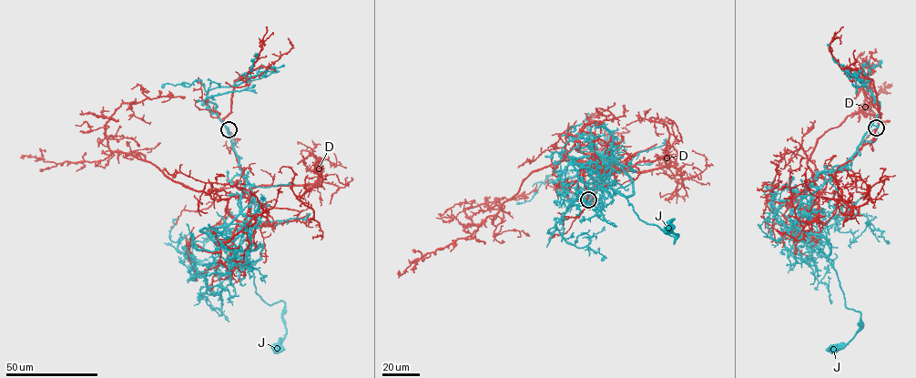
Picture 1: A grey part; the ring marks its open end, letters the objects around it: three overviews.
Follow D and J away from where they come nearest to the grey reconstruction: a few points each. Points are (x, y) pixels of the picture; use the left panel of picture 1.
D: (228, 129), (244, 187), (243, 196), (228, 199), (109, 148), (106, 123), (122, 103), (184, 98)
J: (228, 129), (251, 229), (230, 269), (251, 269), (257, 294), (284, 302), (277, 348)

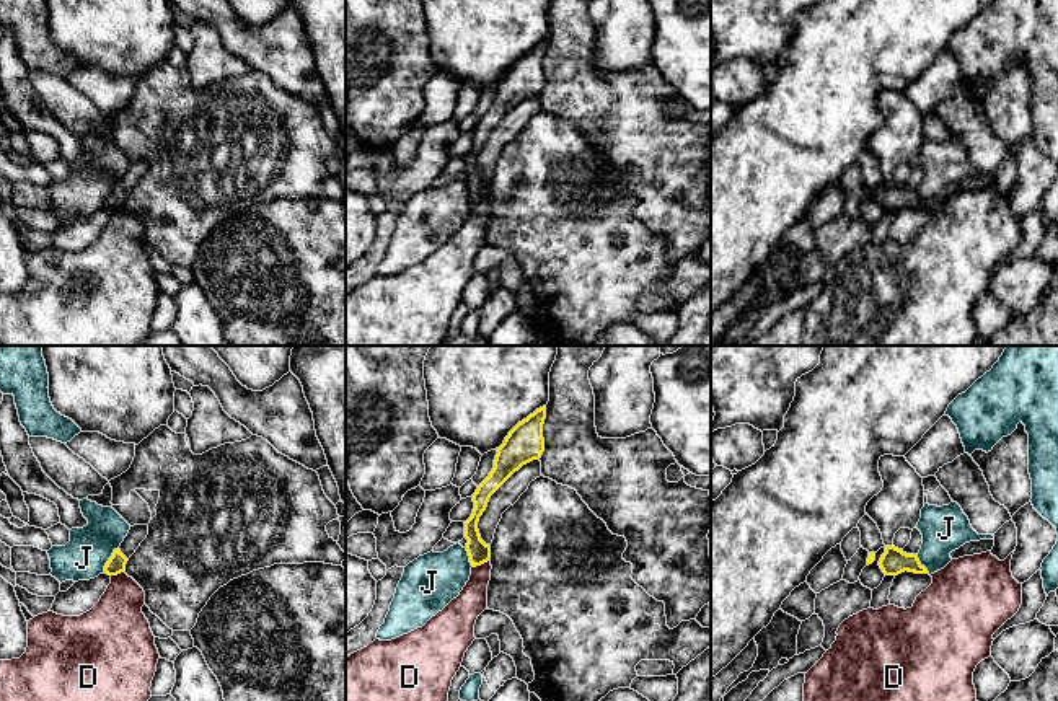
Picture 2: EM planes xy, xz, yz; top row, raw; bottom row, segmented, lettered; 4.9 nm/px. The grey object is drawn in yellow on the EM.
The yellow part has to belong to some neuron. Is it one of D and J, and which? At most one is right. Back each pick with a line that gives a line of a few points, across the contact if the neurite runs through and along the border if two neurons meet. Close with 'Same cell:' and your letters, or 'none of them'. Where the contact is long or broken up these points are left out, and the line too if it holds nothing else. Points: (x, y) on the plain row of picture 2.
Same cell: none of them

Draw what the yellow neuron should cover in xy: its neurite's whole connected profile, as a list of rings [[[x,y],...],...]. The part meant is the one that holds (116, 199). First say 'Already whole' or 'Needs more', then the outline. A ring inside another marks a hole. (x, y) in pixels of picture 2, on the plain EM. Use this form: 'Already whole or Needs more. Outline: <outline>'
Needs more. Outline: [[[134,160],[130,161],[127,171],[121,178],[117,184],[114,184],[112,191],[104,201],[104,209],[108,210],[117,210],[126,205],[126,199],[129,192],[135,187],[135,184],[140,181],[140,178],[148,170],[148,160]]]

